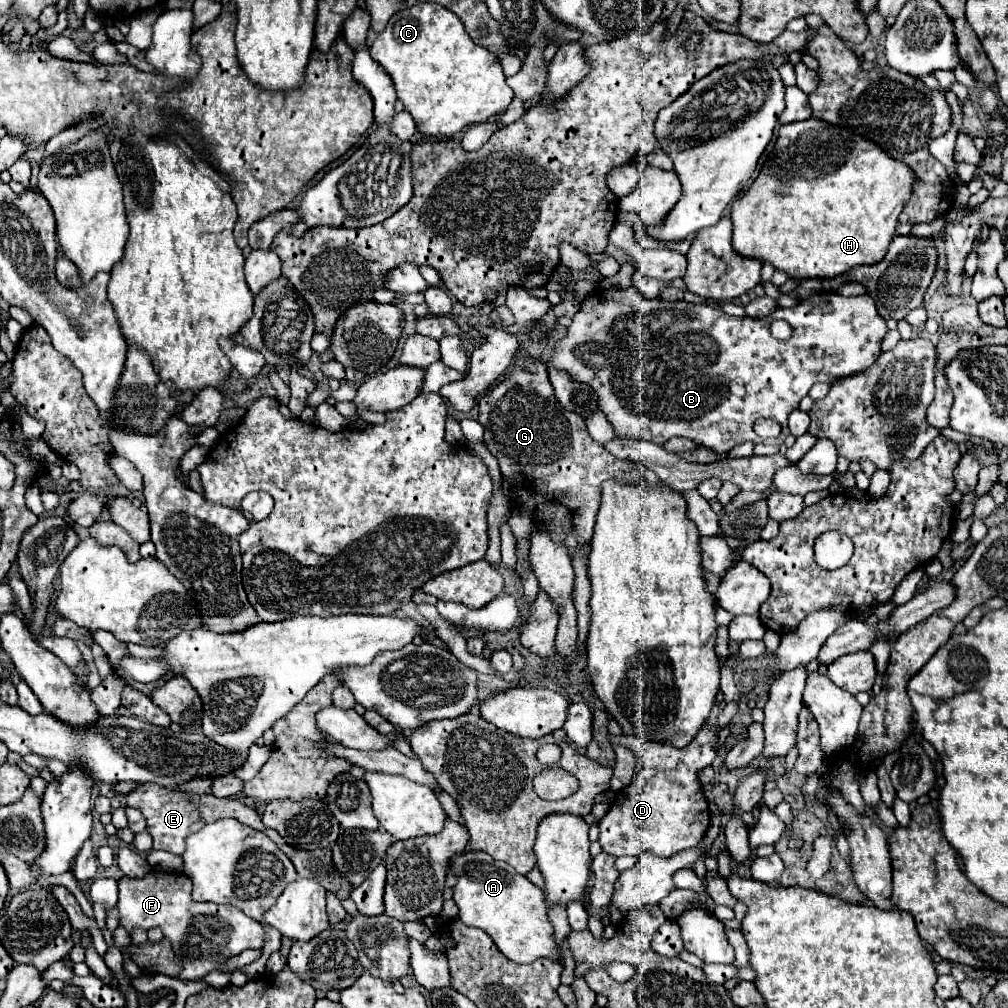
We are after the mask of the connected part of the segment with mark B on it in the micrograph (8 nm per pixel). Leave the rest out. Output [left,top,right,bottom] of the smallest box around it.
[546,286,888,456]

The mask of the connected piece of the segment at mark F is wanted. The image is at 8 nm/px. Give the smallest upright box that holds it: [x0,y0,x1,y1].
[120,870,264,980]

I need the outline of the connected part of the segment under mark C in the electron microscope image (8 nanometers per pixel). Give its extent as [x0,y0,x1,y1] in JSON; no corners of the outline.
[370,2,514,138]

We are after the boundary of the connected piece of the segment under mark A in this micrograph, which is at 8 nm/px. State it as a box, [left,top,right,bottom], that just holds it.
[450,852,560,964]

